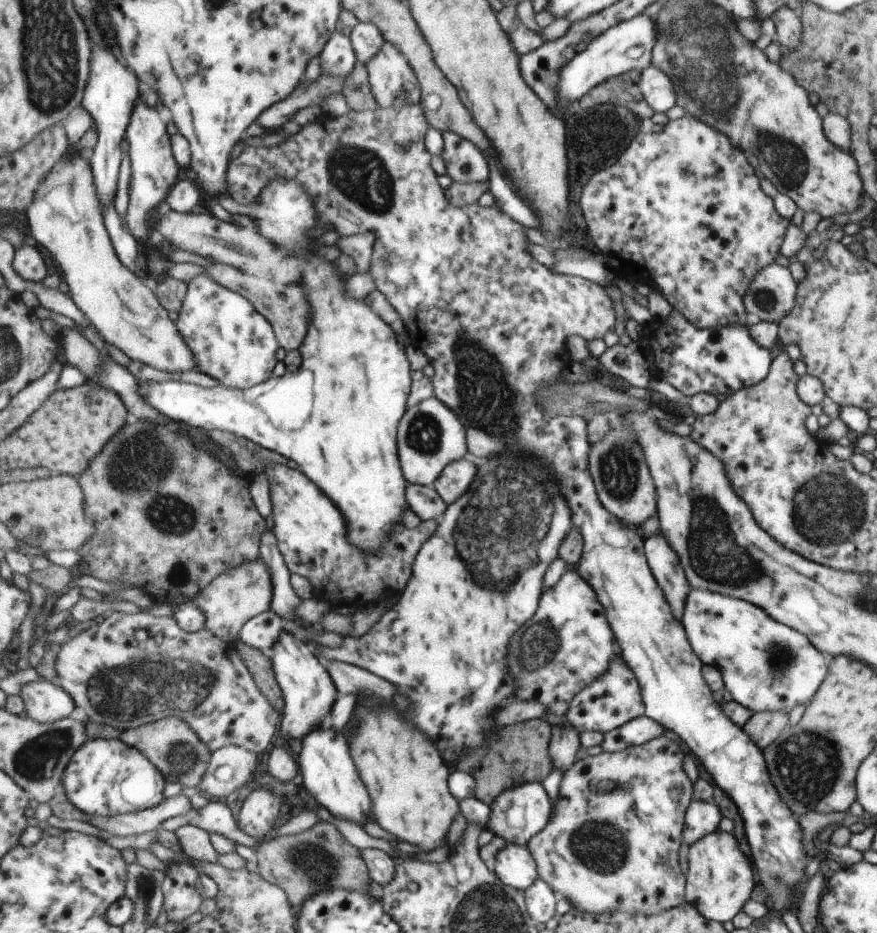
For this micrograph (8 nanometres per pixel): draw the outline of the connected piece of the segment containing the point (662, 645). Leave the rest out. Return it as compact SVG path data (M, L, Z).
M419 103L416 105L404 105L403 107L388 107L377 109L363 109L358 111L349 110L346 116L339 119L323 120L323 122L313 122L303 126L303 128L295 135L286 136L285 140L278 146L273 148L264 147L247 147L243 150L238 158L235 158L230 163L228 169L228 184L229 184L229 199L236 201L243 206L252 204L261 192L269 185L273 179L285 178L296 179L306 190L316 203L318 214L322 226L331 224L340 236L347 236L347 234L369 233L374 238L372 256L370 257L370 266L368 273L373 278L375 289L383 294L387 303L397 312L401 318L402 324L406 329L406 335L411 343L417 348L422 348L424 356L428 359L428 363L433 368L434 374L430 379L433 382L433 394L435 398L439 398L441 402L445 402L445 406L449 406L449 410L457 410L457 414L461 414L461 418L465 418L465 426L469 426L469 432L465 432L467 442L467 454L471 458L479 461L479 458L487 458L493 454L501 454L505 448L513 448L519 452L527 452L533 454L541 460L543 456L543 464L545 467L551 468L550 474L553 474L553 480L556 486L559 487L561 497L569 507L571 512L572 528L579 530L582 539L581 557L577 564L577 570L581 570L581 578L589 578L589 587L593 586L592 590L597 590L597 598L601 598L601 605L605 606L605 610L609 610L609 622L613 622L613 633L617 634L617 645L621 646L621 655L619 658L629 666L632 674L639 682L643 704L645 706L645 717L653 720L656 724L661 726L665 732L672 733L679 741L683 742L689 749L690 754L697 756L699 764L703 766L703 770L709 774L710 782L715 783L714 786L719 787L722 792L727 794L729 799L733 801L739 817L744 820L745 839L751 849L751 859L755 864L757 875L760 876L761 885L766 891L767 904L769 908L775 909L777 912L785 913L790 907L797 906L802 898L802 894L796 891L797 884L801 880L803 868L803 858L805 858L805 850L801 844L801 828L799 824L793 820L791 810L781 802L779 794L773 788L771 776L767 774L765 768L765 760L759 752L759 747L744 734L741 727L737 727L732 720L728 718L723 712L722 704L715 703L712 698L712 690L708 684L704 682L703 678L703 664L700 662L699 656L692 652L687 640L687 633L681 627L670 612L670 607L665 601L663 592L659 589L657 582L653 579L645 556L643 556L643 544L641 544L641 536L633 530L621 524L620 520L615 515L611 515L605 511L605 508L599 504L596 496L595 481L589 476L587 470L587 454L589 453L590 443L588 442L588 426L585 425L583 418L574 418L571 416L543 416L541 408L537 406L537 396L541 386L549 386L561 380L561 372L568 366L570 361L567 355L566 339L570 335L582 337L586 342L592 339L602 338L604 334L609 334L610 330L614 330L614 323L617 322L617 310L613 309L613 298L609 298L609 290L598 286L593 282L580 277L571 277L568 275L561 275L560 273L552 273L547 267L542 266L533 256L528 252L529 240L525 236L525 228L511 220L509 216L501 213L496 206L483 208L476 203L461 207L455 207L449 204L445 199L444 190L437 184L437 178L429 166L429 154L427 148L423 148L423 134L427 131L428 120L425 119L423 108Z

